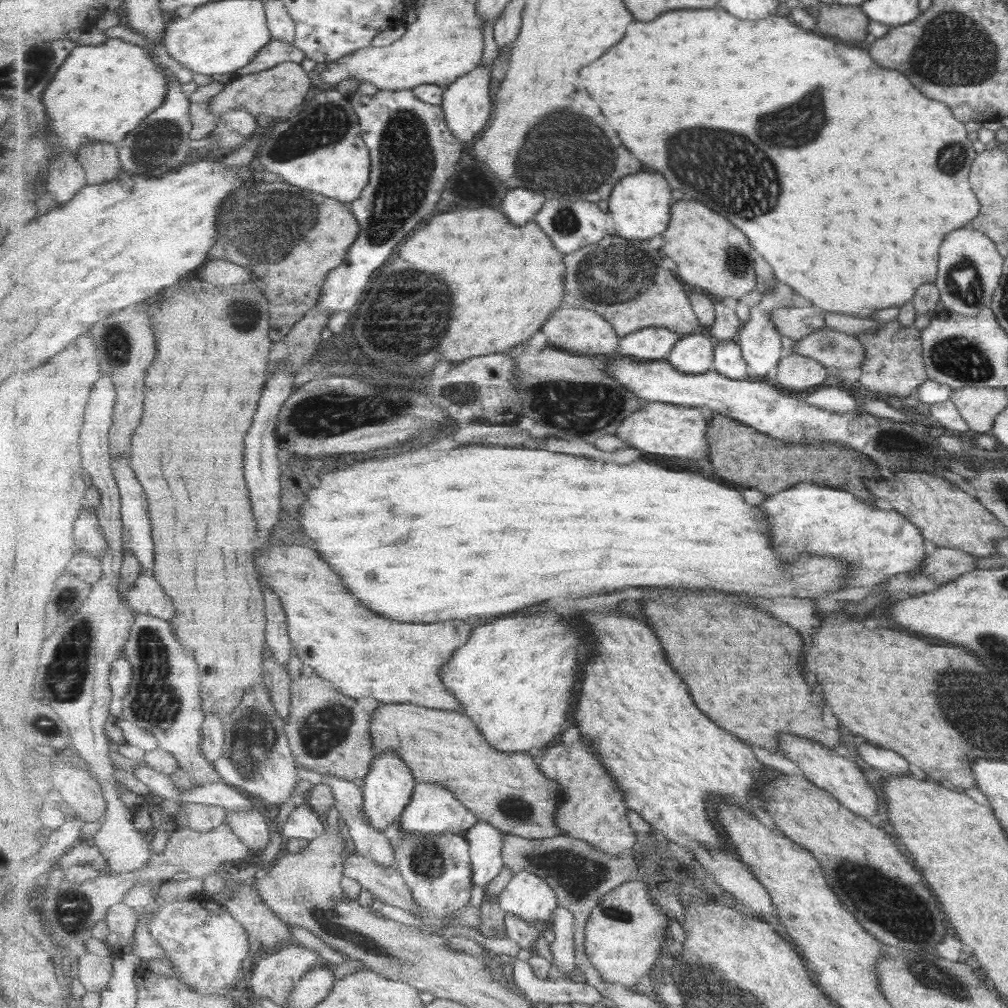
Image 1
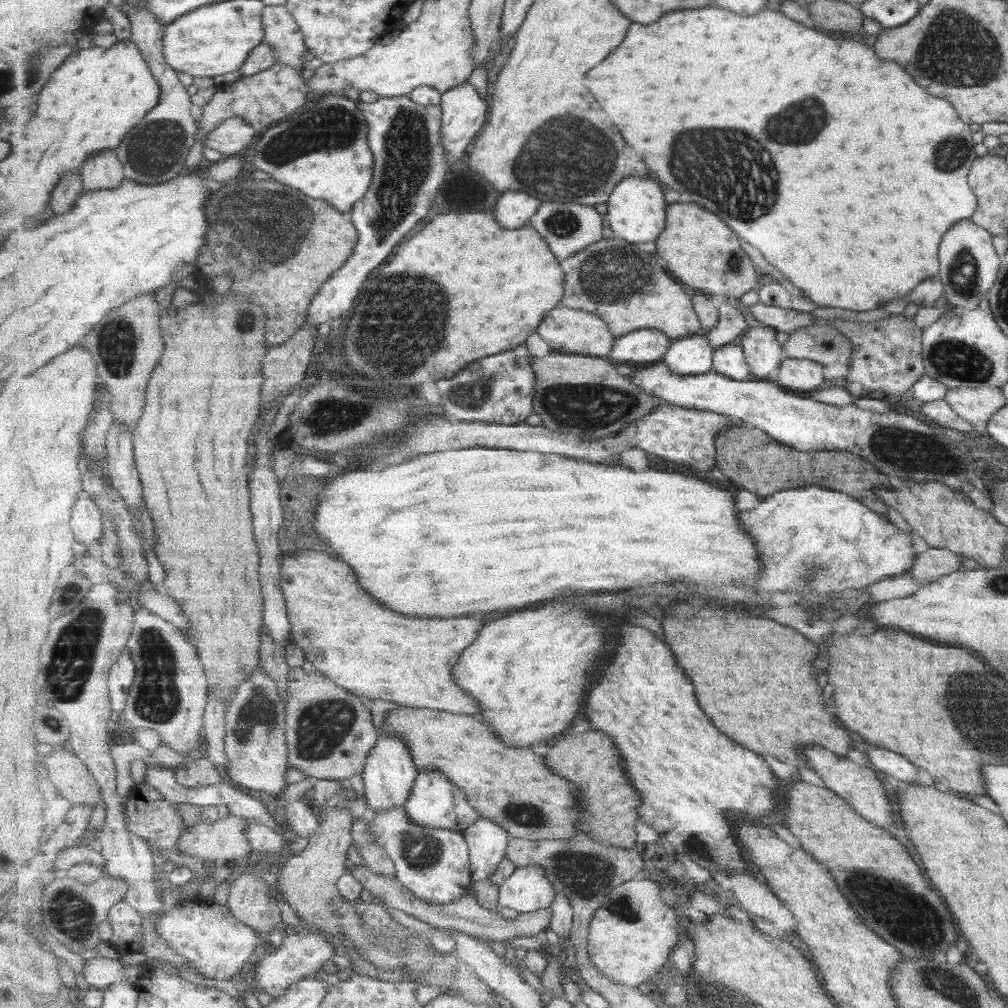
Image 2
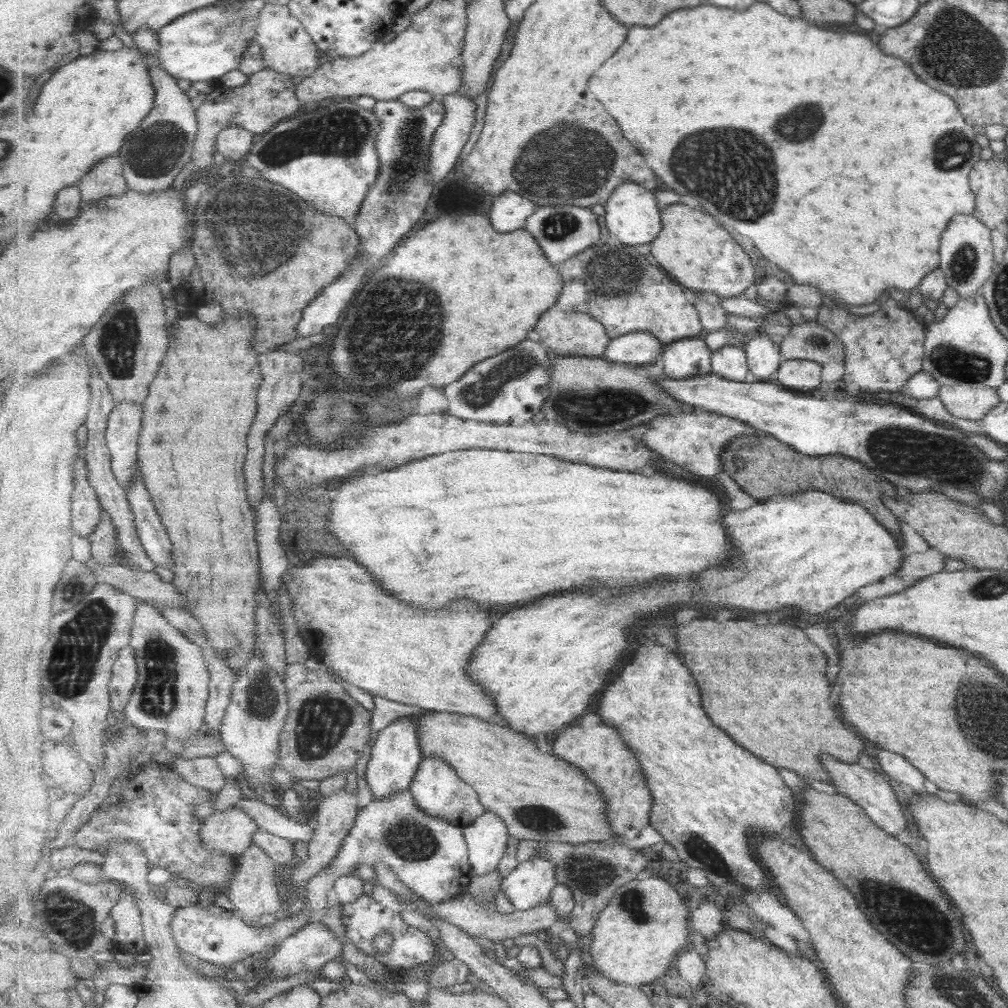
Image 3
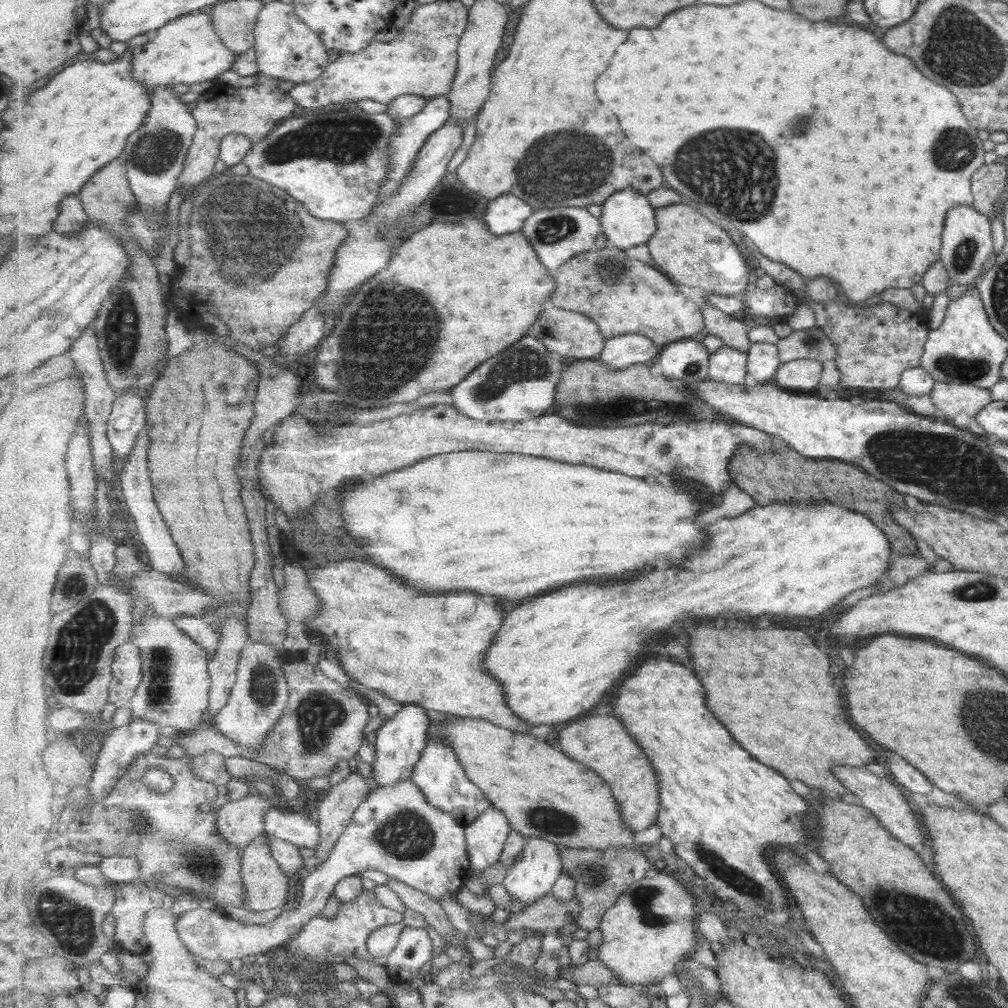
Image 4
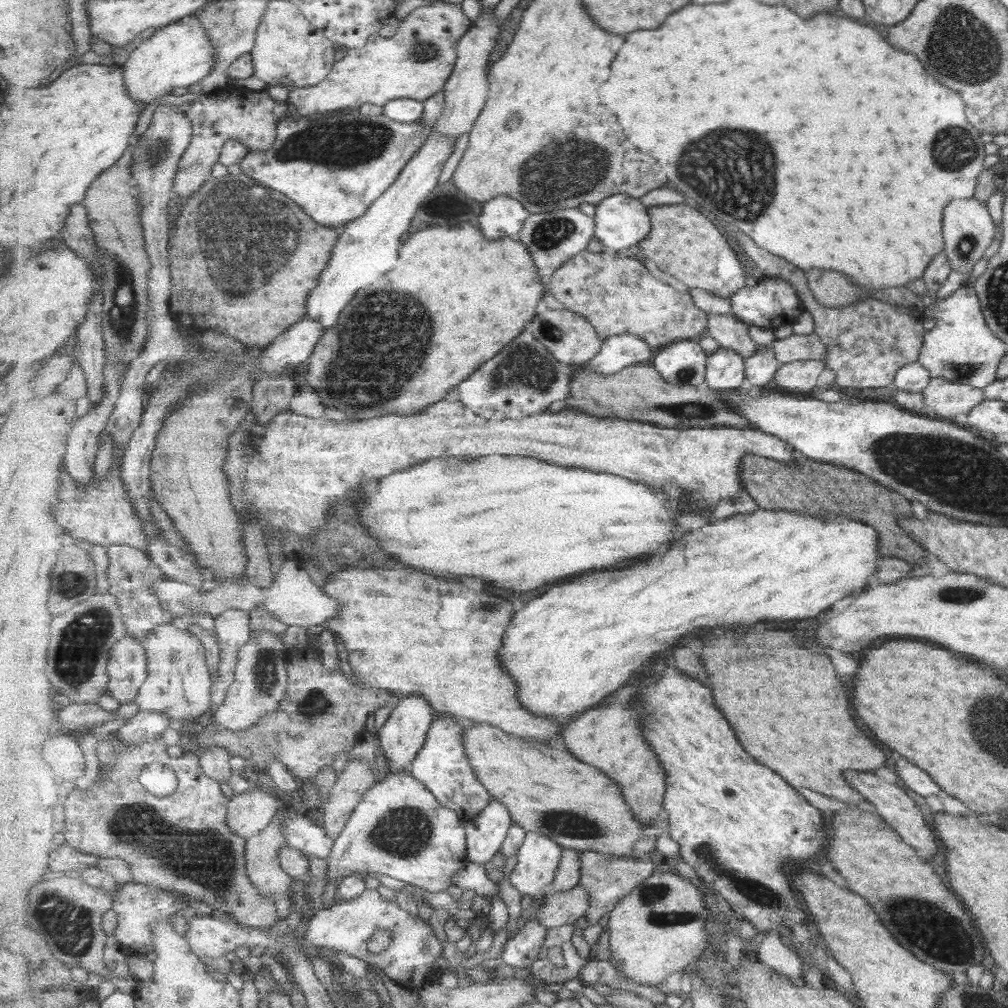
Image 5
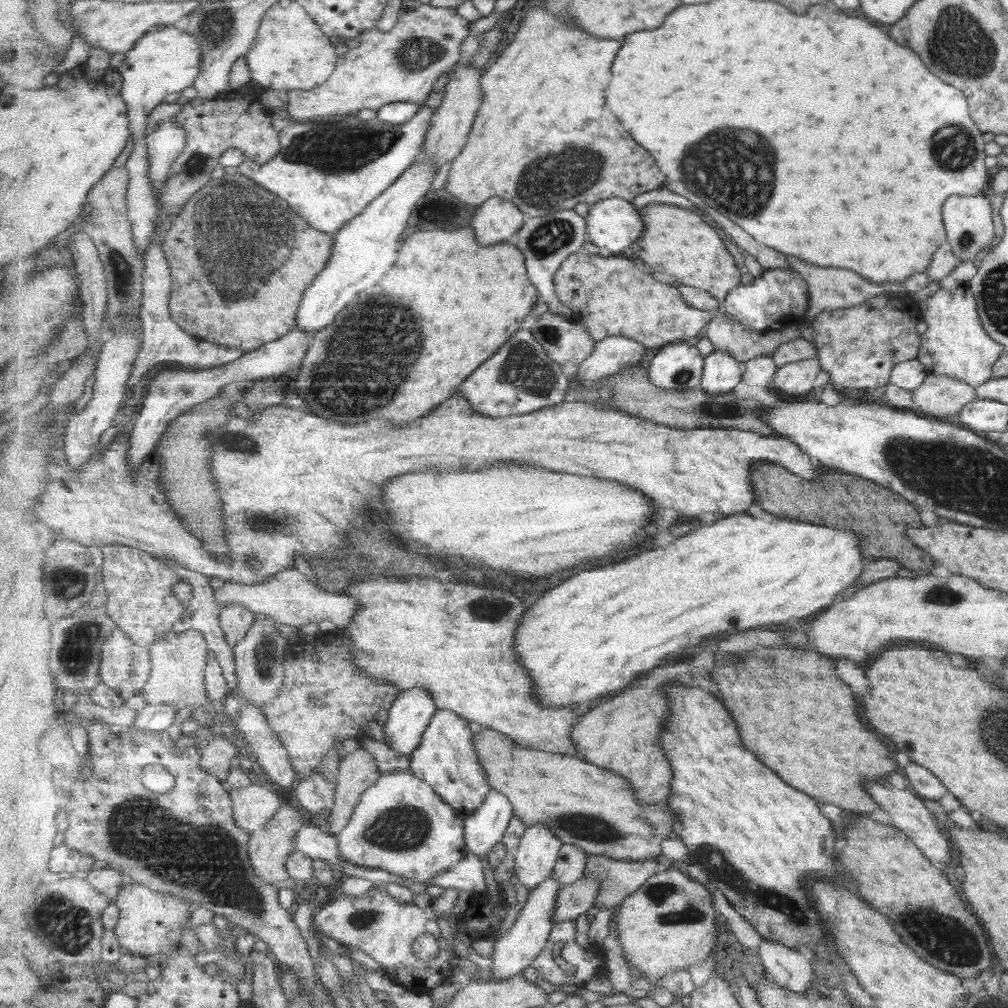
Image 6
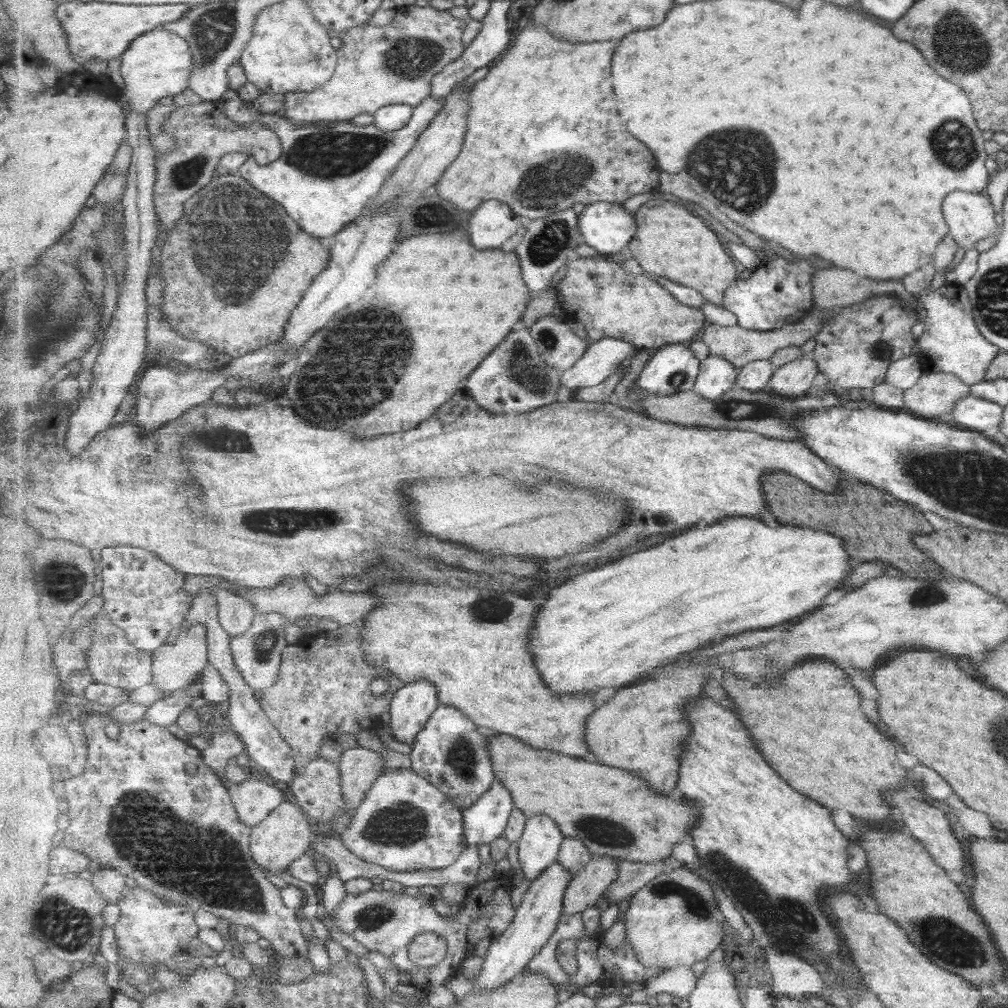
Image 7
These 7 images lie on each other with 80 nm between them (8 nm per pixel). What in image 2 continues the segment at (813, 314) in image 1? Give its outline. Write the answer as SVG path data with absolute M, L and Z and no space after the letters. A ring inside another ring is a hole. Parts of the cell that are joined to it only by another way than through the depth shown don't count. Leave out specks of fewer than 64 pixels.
M759 301L746 311L749 311L759 323L773 327L779 332L785 332L789 336L804 326L811 326L814 318L806 311L780 308Z

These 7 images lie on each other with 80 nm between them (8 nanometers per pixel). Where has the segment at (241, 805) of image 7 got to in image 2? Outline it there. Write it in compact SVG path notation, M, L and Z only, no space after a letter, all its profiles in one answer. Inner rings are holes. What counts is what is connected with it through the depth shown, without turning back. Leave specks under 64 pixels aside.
M232 813L217 822L200 822L194 828L189 827L189 832L185 836L181 836L178 850L184 852L187 856L214 860L215 863L229 865L241 863L246 861L249 854L254 851L252 844L247 839L247 832L249 832L247 828L249 828L247 818Z

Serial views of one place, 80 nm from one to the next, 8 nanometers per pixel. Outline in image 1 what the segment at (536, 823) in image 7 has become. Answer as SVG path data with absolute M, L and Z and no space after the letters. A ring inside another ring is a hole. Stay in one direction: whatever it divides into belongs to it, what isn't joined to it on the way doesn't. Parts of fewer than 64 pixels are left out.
M535 872L515 874L499 896L500 908L529 922L543 922L546 930L560 905L555 889Z

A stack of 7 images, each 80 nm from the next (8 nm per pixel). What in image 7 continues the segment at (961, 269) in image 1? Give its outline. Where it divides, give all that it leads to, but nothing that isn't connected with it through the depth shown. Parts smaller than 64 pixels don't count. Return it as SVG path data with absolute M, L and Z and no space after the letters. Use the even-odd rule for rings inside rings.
M948 192L940 209L949 237L964 250L997 231L994 210L984 193Z

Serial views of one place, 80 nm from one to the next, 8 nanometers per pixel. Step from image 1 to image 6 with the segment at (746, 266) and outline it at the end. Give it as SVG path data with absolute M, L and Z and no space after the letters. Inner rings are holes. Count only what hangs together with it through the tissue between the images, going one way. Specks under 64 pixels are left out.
M657 202L641 209L639 214L645 223L645 233L641 239L632 244L632 248L639 259L651 266L651 272L653 270L655 272L669 272L681 282L681 285L694 286L707 291L720 303L729 296L733 289L740 286L741 272L739 272L733 256L729 254L725 242L721 240L717 230L713 230L697 212L687 210L687 208L679 208L676 205Z

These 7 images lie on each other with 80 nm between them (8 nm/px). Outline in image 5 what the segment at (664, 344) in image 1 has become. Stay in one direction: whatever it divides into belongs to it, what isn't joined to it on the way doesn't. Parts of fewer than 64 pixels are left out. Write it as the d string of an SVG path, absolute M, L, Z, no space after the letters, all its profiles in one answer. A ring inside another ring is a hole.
M613 335L604 340L601 352L587 367L610 375L631 365L651 363L656 350L635 335Z

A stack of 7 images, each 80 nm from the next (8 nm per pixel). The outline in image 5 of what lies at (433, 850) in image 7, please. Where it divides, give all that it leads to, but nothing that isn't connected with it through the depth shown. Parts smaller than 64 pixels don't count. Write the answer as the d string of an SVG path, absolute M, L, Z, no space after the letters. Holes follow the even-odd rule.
M408 772L389 774L356 806L344 832L336 839L328 858L326 876L332 880L344 879L350 874L385 874L397 880L423 888L428 892L443 892L453 886L454 876L466 867L468 861L468 834L460 813L445 807L417 777Z

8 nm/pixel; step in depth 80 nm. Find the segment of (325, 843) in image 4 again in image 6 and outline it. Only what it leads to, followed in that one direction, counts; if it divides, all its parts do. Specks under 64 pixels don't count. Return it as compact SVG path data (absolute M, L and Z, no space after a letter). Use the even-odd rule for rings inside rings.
M363 748L349 753L340 761L336 799L328 819L332 834L337 835L348 826L361 798L380 776L375 758Z

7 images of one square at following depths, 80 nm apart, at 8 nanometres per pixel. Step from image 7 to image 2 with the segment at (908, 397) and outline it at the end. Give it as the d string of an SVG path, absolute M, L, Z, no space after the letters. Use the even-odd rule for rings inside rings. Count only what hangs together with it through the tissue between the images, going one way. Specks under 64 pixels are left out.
M954 384L947 387L943 400L973 428L979 422L986 424L989 417L1006 403L1000 388L989 385Z

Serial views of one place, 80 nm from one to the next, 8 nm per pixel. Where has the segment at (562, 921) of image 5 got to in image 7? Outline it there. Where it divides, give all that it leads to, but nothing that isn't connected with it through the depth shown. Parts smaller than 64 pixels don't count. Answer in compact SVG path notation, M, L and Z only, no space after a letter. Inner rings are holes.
M593 855L589 864L576 875L565 891L564 914L583 912L588 908L602 904L607 887L618 877L617 856Z

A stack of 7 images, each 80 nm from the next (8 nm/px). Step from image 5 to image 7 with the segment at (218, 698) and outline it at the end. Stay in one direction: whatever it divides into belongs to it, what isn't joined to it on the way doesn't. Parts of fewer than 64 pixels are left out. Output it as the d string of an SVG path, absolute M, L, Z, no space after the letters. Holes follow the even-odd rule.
M217 586L213 592L218 600L219 622L231 638L242 635L252 627L258 611L250 600Z

